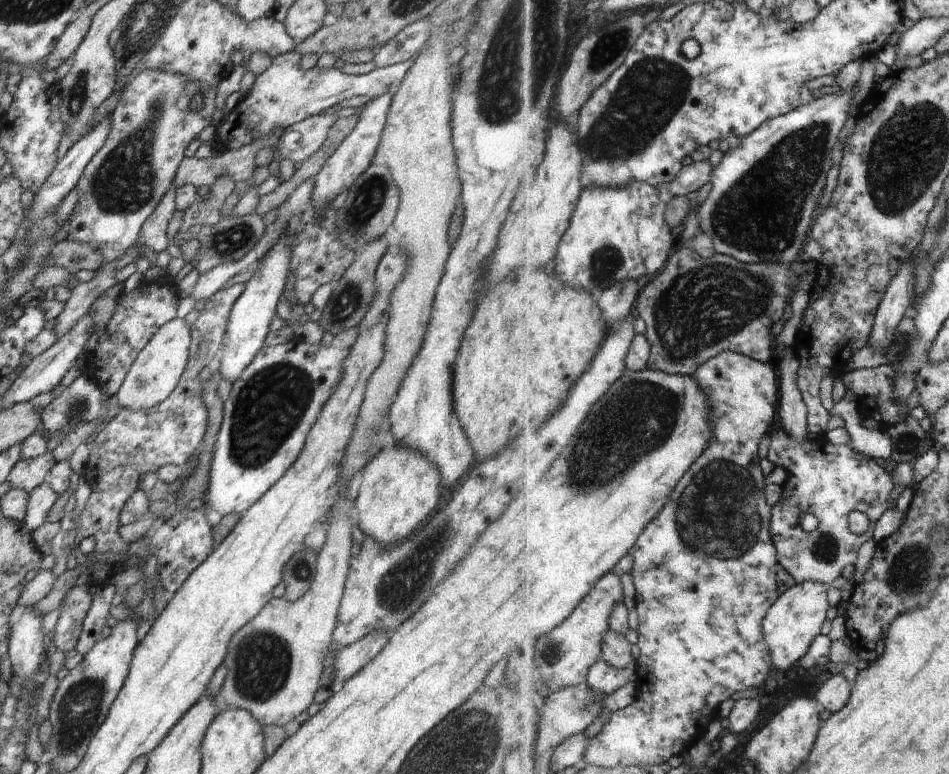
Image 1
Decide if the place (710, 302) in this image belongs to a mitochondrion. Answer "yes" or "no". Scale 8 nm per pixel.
yes

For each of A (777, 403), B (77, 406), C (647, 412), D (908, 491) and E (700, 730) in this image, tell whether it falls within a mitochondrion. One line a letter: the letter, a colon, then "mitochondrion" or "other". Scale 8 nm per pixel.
A: other
B: mitochondrion
C: mitochondrion
D: other
E: other

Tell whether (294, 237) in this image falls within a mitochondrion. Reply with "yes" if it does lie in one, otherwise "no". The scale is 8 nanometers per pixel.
no

